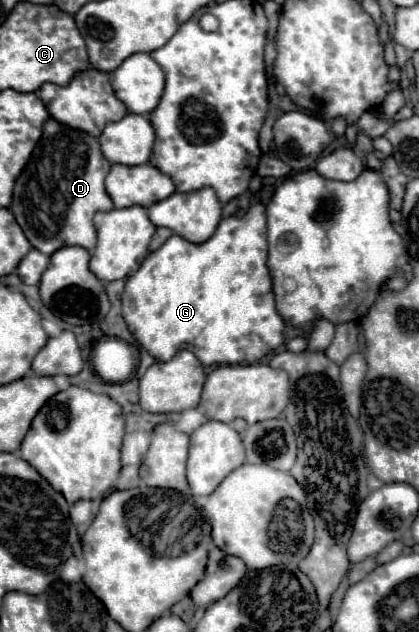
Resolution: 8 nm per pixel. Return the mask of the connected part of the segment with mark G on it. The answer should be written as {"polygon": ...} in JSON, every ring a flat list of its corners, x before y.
{"polygon":[[253,200,249,210,245,212,245,216,237,218,237,216,227,216,219,222,215,234,203,242,203,244,193,244,193,242,187,242,185,238,173,234,161,248,157,248,155,252,151,252,139,266,137,272,133,272,129,278,127,278,127,284,125,284,125,292,121,296,121,302,123,302,123,318,131,330,131,334,135,336,135,340,155,358,155,360,171,360,179,350,183,348,189,348,205,366,211,366,211,364,251,364,251,362,257,362,261,360,265,354,277,350,283,342,285,342,285,322,279,318,279,314,275,312,275,300,273,300,273,290,271,290,271,276,267,272,267,228,265,228,265,204,259,202,259,200]]}

